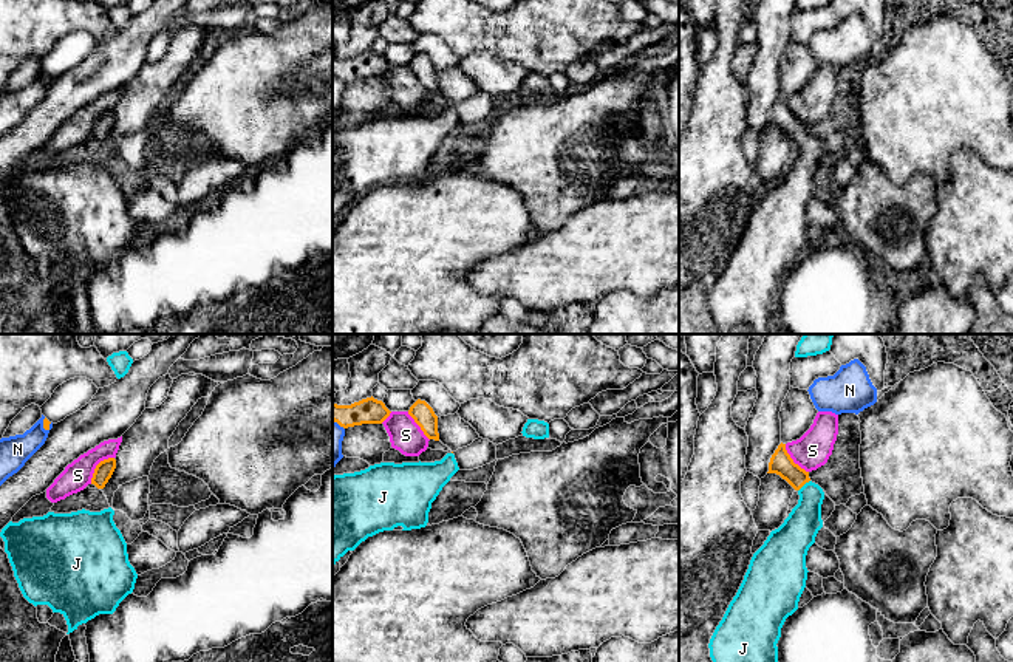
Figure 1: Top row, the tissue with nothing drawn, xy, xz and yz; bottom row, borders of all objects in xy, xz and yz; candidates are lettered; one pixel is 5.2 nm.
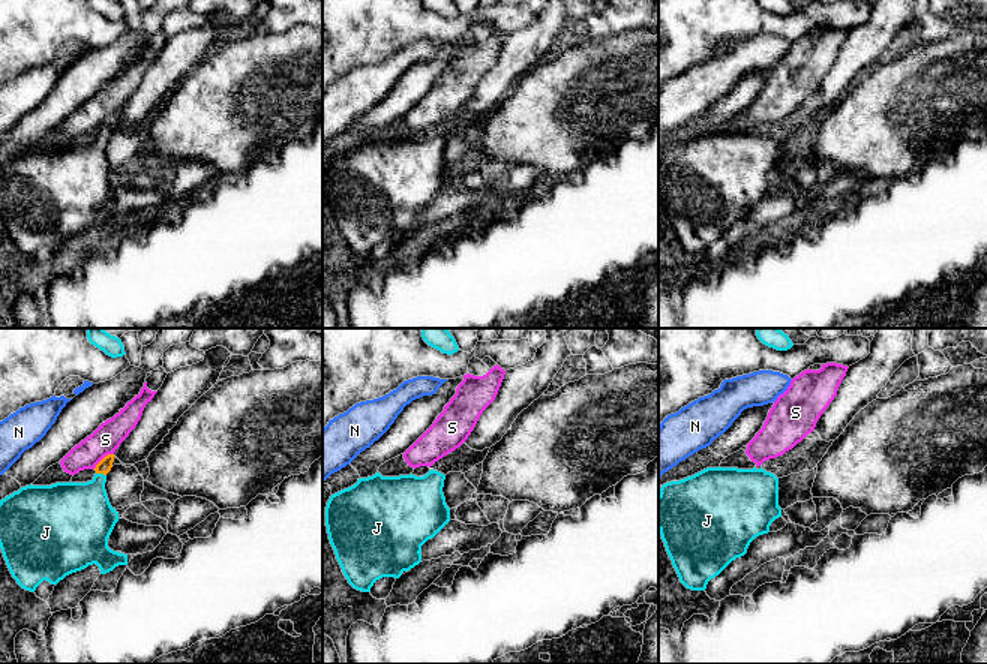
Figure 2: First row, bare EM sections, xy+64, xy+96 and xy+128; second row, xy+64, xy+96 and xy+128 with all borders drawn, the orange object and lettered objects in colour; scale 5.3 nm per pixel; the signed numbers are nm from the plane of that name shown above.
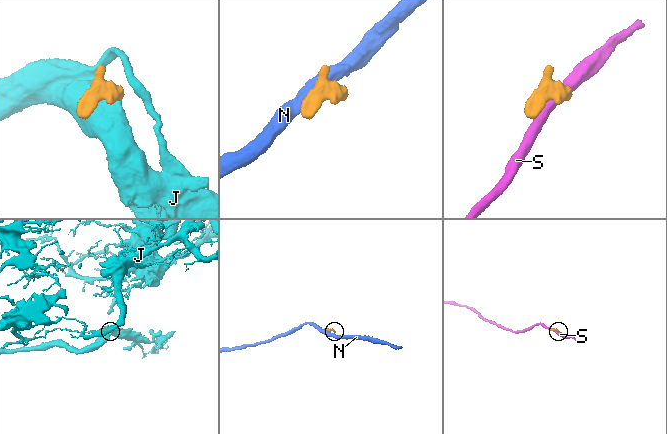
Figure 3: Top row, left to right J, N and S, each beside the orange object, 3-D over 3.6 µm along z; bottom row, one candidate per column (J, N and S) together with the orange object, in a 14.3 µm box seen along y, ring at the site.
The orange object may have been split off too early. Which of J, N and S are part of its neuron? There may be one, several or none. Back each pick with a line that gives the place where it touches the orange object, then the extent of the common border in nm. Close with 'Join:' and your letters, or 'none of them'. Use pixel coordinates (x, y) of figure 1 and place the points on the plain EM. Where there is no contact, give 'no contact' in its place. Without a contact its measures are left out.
J: contact yz (803, 138); length 90 nm
Join: J

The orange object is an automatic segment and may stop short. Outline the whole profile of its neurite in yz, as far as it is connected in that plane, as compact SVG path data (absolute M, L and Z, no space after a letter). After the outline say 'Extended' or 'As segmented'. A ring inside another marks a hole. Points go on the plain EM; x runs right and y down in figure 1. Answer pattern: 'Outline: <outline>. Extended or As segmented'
Outline: M781 96L772 108L767 127L786 133L798 145L800 153L784 176L772 184L753 207L736 249L710 292L710 311L721 334L787 334L778 317L776 297L786 272L798 263L809 226L806 209L823 181L824 145L810 135L809 125L793 116L786 97Z. Extended

